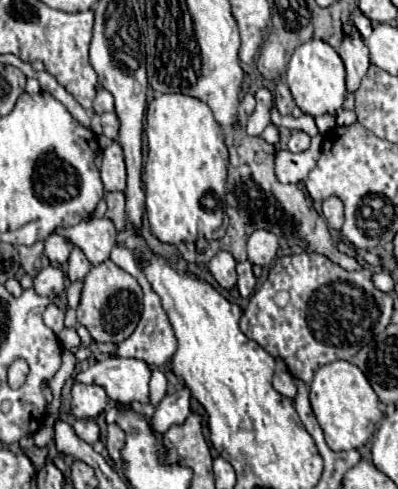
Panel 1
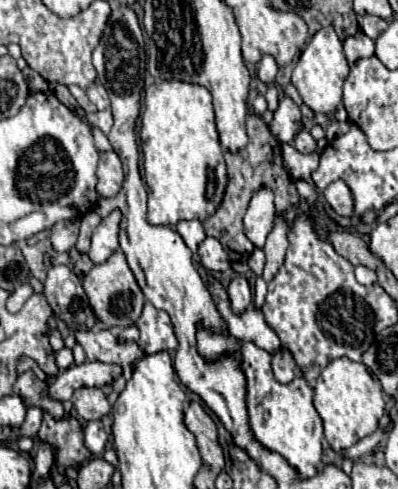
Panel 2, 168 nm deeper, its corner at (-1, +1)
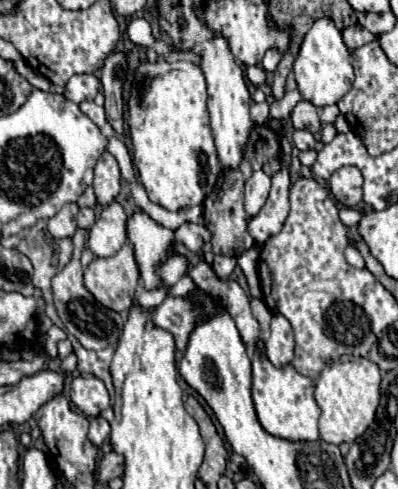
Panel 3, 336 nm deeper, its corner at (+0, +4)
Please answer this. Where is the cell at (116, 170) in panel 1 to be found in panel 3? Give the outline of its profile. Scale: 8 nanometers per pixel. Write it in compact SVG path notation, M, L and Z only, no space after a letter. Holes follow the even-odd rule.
M103 152L101 158L97 160L95 166L95 180L93 180L93 190L97 196L97 202L101 206L107 206L115 200L115 196L121 190L121 174L119 174L119 164L115 156L109 152Z

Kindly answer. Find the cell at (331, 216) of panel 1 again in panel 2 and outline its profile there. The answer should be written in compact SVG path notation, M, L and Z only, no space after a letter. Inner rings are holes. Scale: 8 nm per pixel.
M334 181L326 187L324 191L324 197L326 201L330 203L330 207L342 215L342 217L352 217L354 213L354 197L352 197L352 191L350 187L344 183L344 181Z

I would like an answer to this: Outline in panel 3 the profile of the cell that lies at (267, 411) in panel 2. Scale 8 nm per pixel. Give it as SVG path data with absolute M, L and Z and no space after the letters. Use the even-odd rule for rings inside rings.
M257 348L253 356L253 402L255 412L261 426L277 438L289 442L309 442L319 440L319 416L321 408L313 398L315 384L311 378L301 376L291 364L285 368L275 368L267 360L261 358L261 350Z

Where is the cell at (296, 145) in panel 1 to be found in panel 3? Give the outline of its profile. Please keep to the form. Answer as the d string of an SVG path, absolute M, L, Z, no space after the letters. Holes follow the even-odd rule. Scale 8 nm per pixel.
M295 130L293 142L295 142L297 150L311 150L311 148L315 148L315 138L307 130Z

